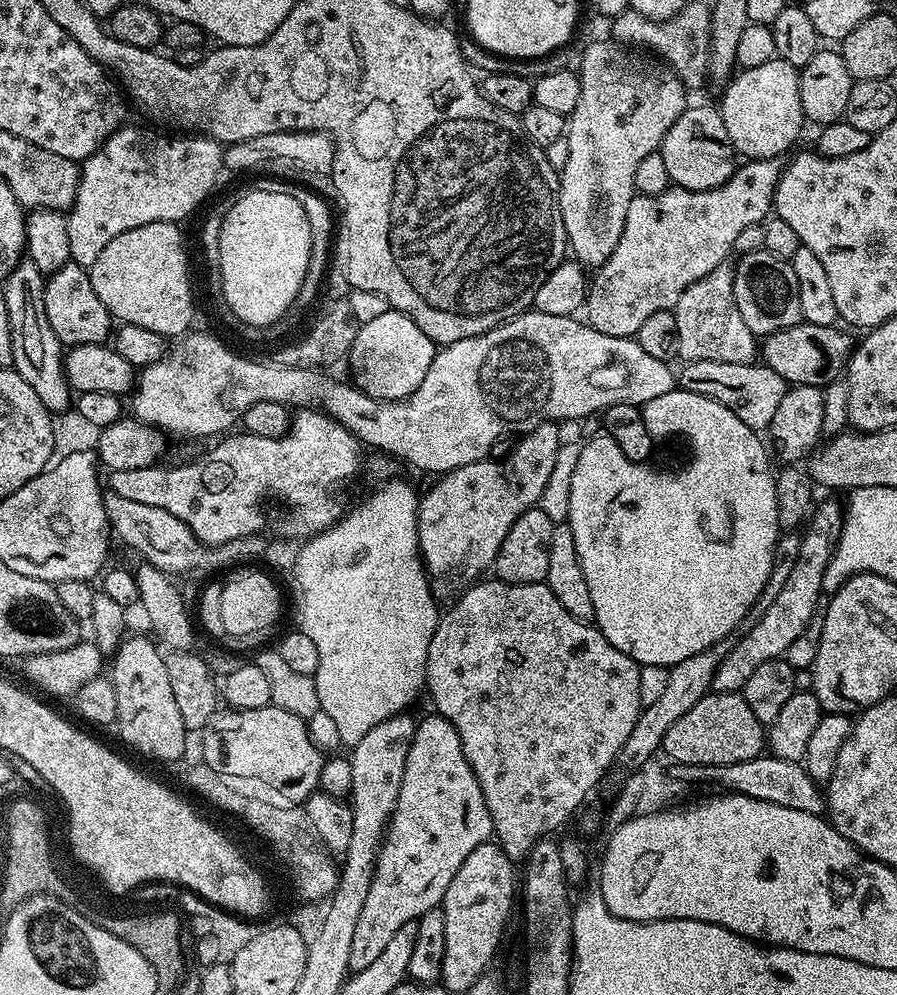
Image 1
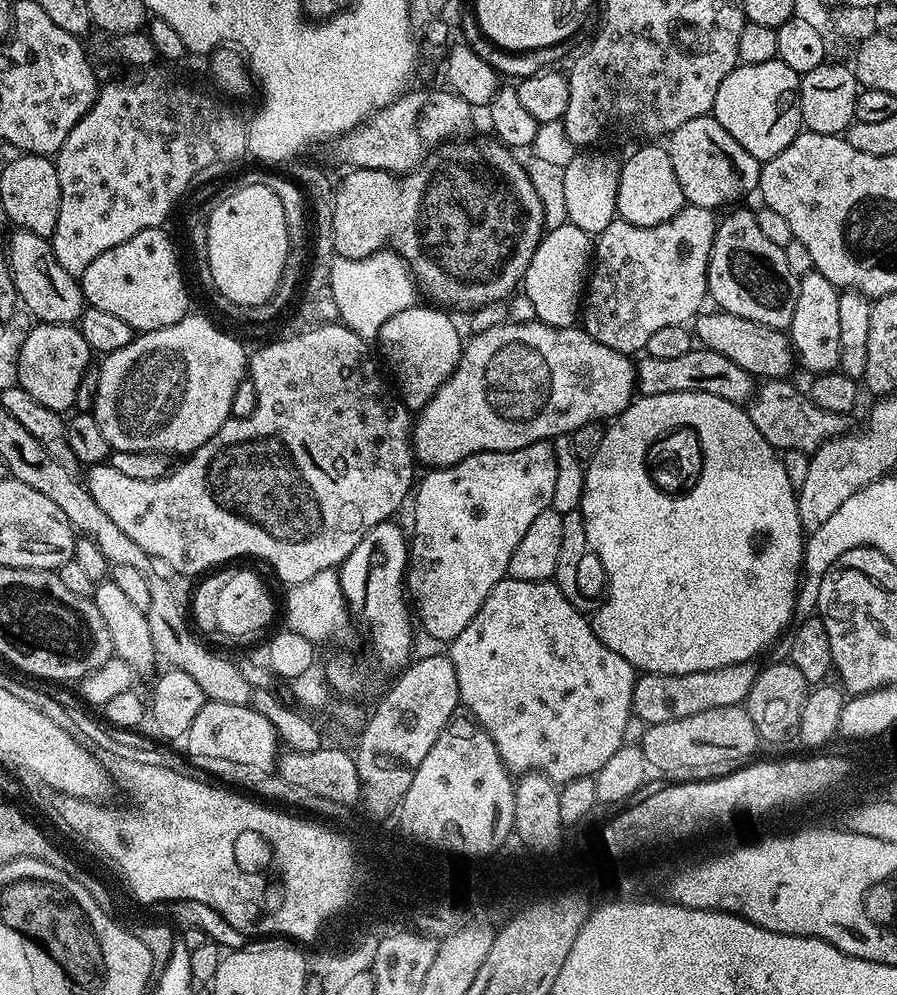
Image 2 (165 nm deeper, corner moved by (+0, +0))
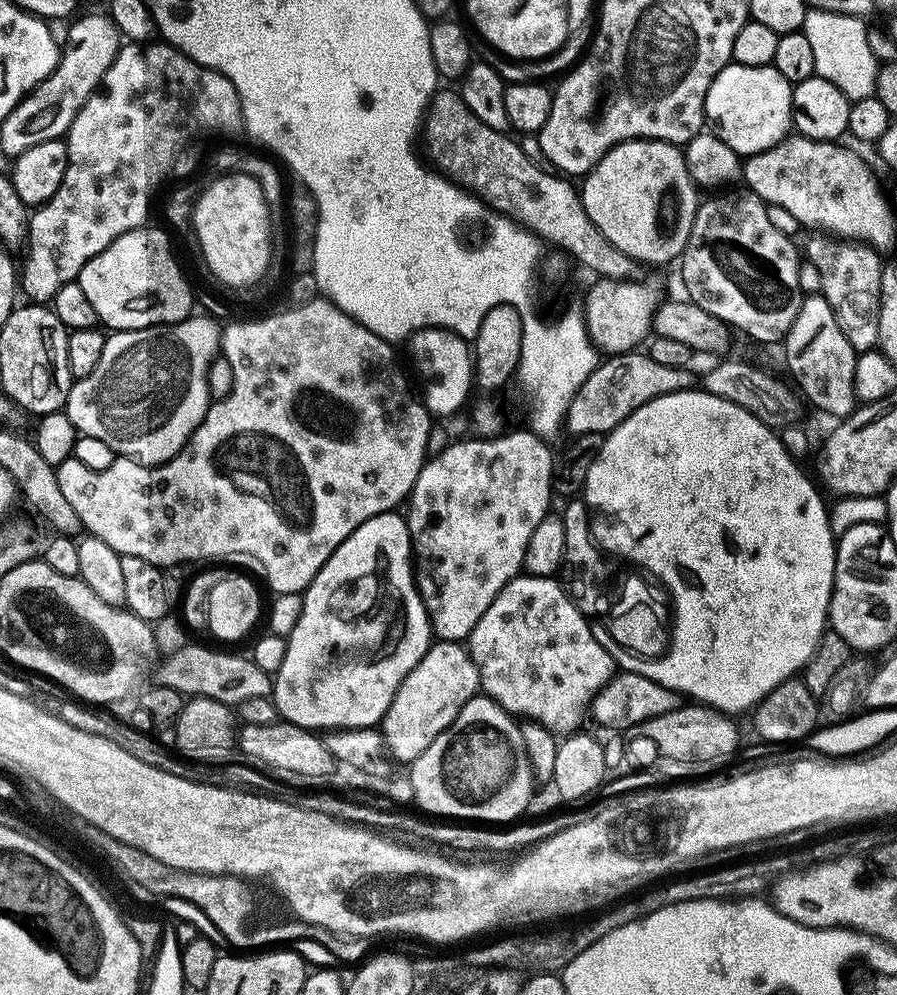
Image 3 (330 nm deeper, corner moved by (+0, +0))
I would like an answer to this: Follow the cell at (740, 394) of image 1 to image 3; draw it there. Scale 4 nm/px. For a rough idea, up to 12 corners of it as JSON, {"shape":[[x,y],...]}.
{"shape":[[644,350],[597,363],[568,401],[572,434],[612,432],[654,398],[689,391],[691,367]]}

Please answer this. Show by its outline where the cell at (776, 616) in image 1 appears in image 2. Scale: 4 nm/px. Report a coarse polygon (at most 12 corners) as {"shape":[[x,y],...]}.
{"shape":[[757,665],[636,678],[632,715],[647,726],[743,705]]}

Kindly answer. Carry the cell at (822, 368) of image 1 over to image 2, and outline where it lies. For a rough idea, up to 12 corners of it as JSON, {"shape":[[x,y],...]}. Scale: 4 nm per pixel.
{"shape":[[701,311],[695,339],[753,378],[789,375],[781,329]]}

